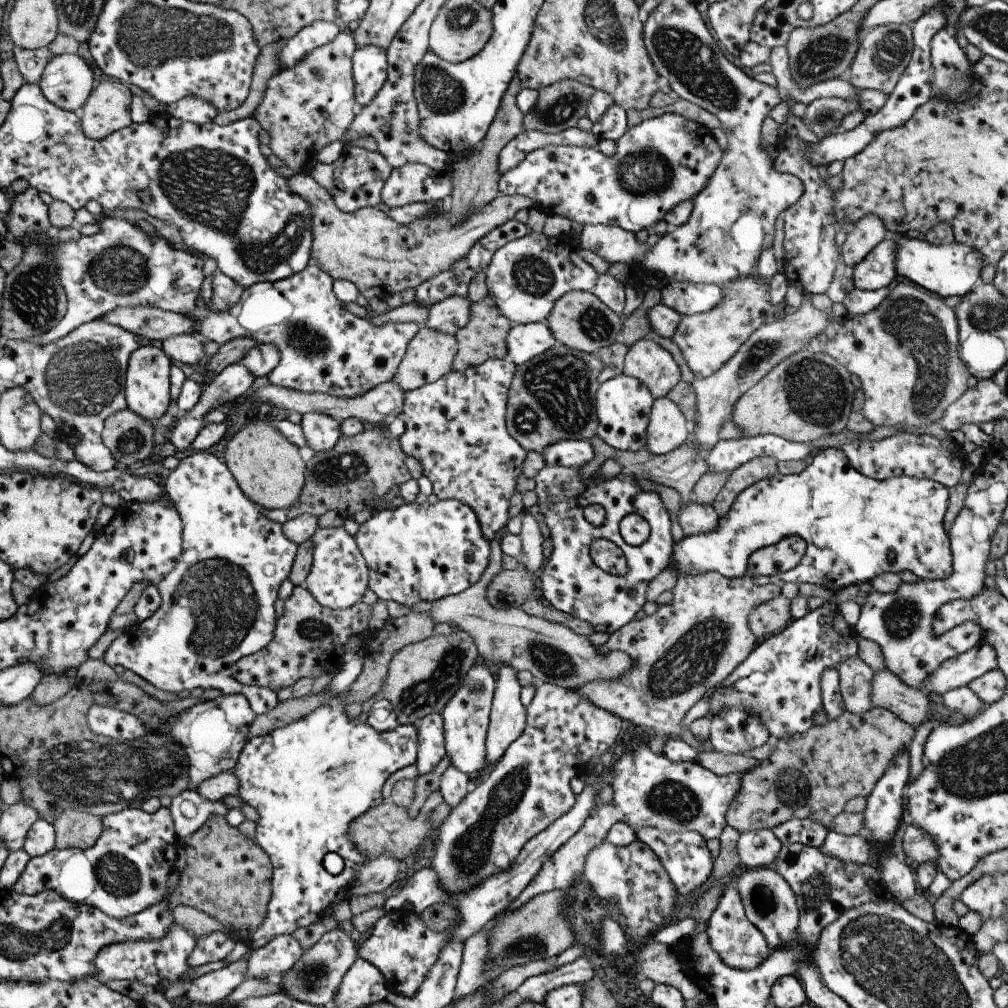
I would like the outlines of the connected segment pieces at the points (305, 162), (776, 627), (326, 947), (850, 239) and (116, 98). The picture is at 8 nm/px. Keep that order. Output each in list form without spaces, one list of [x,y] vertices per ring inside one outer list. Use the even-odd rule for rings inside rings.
[[[341,31],[329,44],[312,50],[296,68],[278,71],[268,80],[264,100],[254,116],[270,136],[266,151],[275,154],[290,170],[300,174],[310,173],[318,163],[320,150],[330,142],[343,141],[345,133],[357,116],[359,107],[355,96],[352,64],[356,48],[356,40]]]
[[[786,596],[767,601],[756,606],[748,616],[748,628],[754,637],[764,638],[768,634],[776,634],[782,628],[786,628],[792,616],[790,614],[790,602]]]
[[[336,929],[326,932],[314,946],[305,950],[292,970],[284,972],[280,979],[282,991],[294,1000],[309,1003],[318,1007],[327,1007],[334,1000],[334,994],[340,986],[341,978],[348,973],[359,954],[349,934]]]
[[[866,214],[847,229],[847,238],[841,249],[841,262],[848,266],[856,266],[888,236],[886,226],[878,216]]]
[[[116,80],[100,82],[82,108],[82,130],[88,138],[101,140],[133,124],[130,117],[132,92]]]

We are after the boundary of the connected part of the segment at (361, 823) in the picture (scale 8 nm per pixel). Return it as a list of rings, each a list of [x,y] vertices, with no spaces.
[[[438,790],[432,792],[414,819],[409,817],[407,808],[384,802],[352,822],[350,838],[354,840],[358,850],[366,856],[367,860],[377,858],[380,854],[390,854],[402,862],[410,854],[417,855],[420,844],[432,829],[432,824],[429,824],[430,814],[444,802],[442,794]]]

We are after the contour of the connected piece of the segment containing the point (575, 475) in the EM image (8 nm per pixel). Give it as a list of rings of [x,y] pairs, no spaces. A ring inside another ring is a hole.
[[[546,465],[535,477],[539,518],[545,533],[552,536],[554,544],[552,555],[538,575],[538,595],[556,610],[584,620],[595,632],[612,635],[631,622],[635,614],[643,609],[647,602],[648,585],[669,566],[675,544],[671,533],[672,522],[661,496],[656,492],[642,490],[634,477],[626,471],[600,482],[596,473],[590,478],[580,478],[580,469]],[[590,503],[597,503],[604,508],[606,518],[600,527],[584,518],[584,507]],[[631,513],[640,514],[650,526],[650,536],[641,546],[629,546],[619,532],[622,518]],[[598,538],[614,542],[623,551],[628,574],[612,575],[594,563],[590,555],[590,544]]]

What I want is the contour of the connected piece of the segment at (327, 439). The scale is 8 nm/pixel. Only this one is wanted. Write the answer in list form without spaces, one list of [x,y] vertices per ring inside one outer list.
[[[305,413],[300,426],[307,446],[316,454],[332,450],[342,437],[340,423],[328,414]]]

